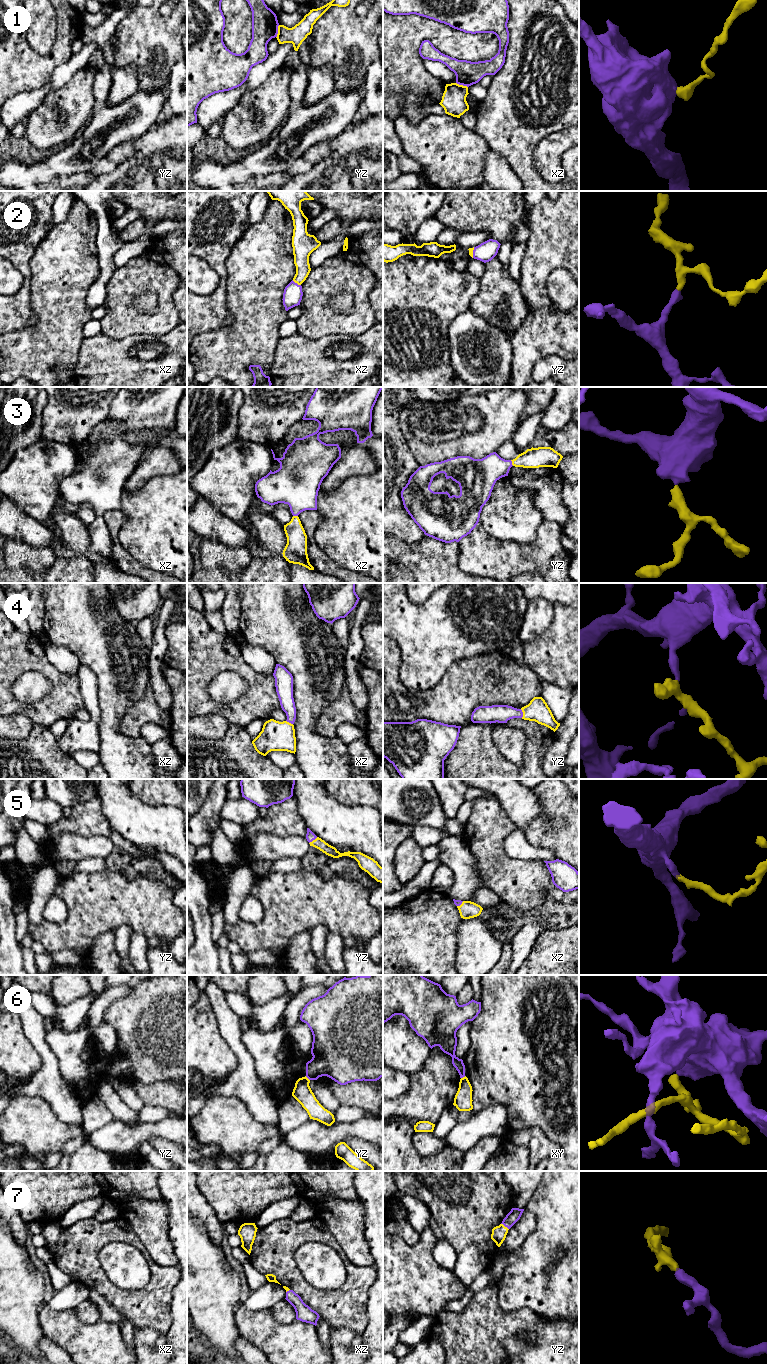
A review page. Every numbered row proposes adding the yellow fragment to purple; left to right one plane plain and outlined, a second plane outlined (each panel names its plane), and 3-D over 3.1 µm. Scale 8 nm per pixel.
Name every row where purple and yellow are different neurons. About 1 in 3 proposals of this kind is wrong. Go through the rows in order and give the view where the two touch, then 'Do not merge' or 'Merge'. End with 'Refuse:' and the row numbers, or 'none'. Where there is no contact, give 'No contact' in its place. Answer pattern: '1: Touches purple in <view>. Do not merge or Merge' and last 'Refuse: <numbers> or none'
1: Touches purple in yz. Do not merge
2: Touches purple in xz. Merge
3: Touches purple in yz. Merge
4: Touches purple in yz. Merge
5: Touches purple in yz. Merge
6: Touches purple in yz. Do not merge
7: Touches purple in yz. Merge
Refuse: 1, 6

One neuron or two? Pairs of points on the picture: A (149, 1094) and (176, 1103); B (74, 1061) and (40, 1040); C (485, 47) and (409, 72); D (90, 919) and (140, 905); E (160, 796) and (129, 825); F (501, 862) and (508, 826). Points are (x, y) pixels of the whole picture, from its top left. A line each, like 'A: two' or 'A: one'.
A: one
B: two
C: one
D: one
E: two
F: one

